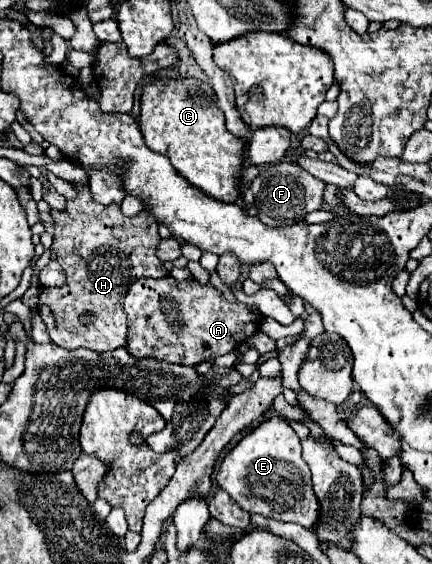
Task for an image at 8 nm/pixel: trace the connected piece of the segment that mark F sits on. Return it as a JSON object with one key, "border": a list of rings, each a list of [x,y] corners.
{"border":[[[287,160],[259,168],[259,176],[251,182],[257,218],[269,226],[301,222],[309,212],[319,210],[323,206],[323,190],[325,190],[323,180],[305,172],[299,164]]]}

